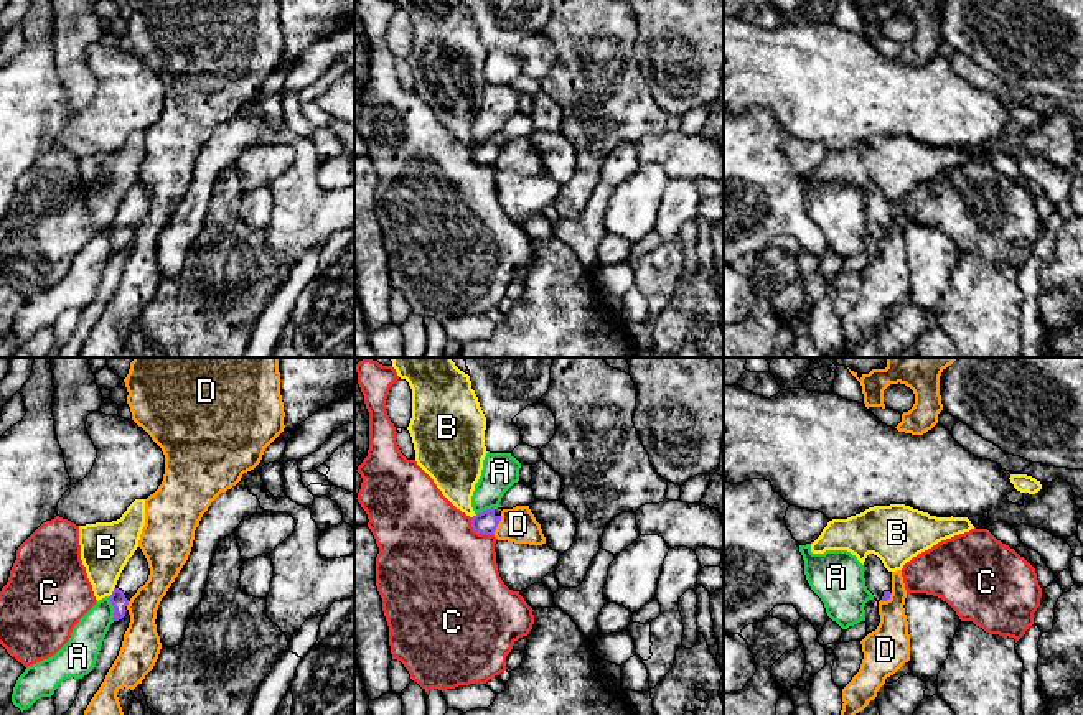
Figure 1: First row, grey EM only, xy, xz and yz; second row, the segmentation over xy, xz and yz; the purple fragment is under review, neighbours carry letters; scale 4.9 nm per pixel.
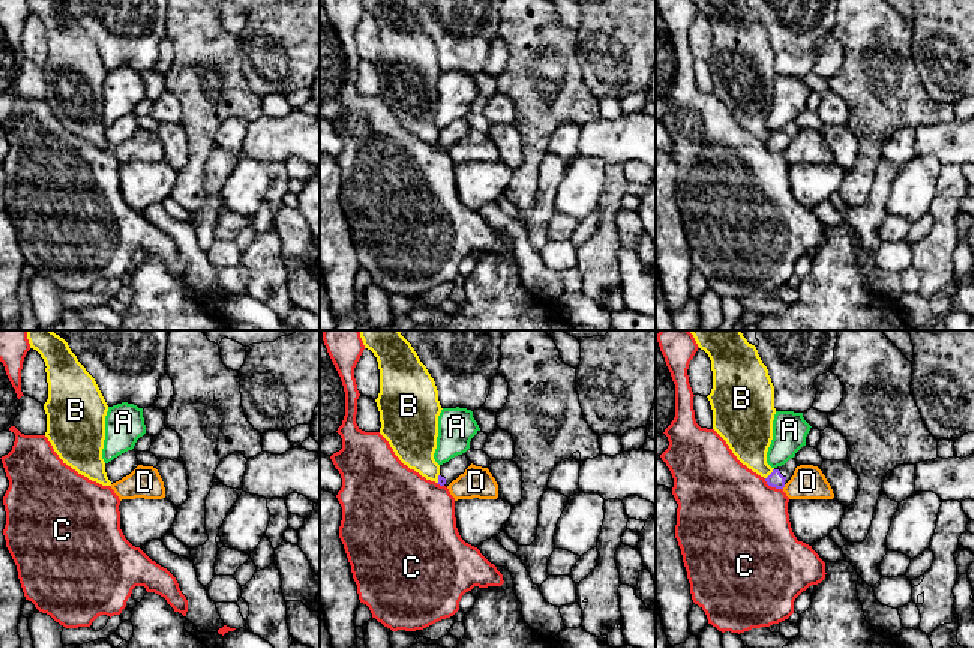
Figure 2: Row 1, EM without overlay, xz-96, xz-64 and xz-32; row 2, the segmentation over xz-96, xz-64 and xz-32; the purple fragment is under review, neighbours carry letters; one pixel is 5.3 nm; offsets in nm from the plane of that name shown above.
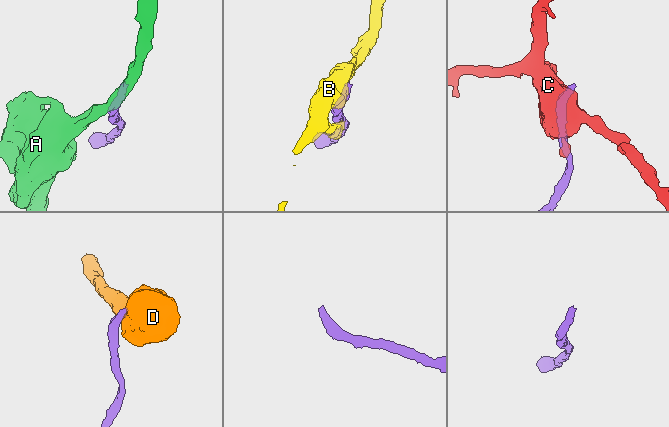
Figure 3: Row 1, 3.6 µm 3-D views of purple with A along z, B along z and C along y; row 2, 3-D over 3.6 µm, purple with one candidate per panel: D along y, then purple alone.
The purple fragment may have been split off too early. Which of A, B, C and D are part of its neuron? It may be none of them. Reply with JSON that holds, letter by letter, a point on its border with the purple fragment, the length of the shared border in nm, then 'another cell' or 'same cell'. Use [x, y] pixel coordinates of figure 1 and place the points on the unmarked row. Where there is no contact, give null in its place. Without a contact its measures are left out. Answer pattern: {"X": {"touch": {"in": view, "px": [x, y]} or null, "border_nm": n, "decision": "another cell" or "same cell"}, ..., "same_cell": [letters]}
{"A": {"touch": {"in": "xy", "px": [114, 239]}, "border_nm": 120, "decision": "another cell"}, "B": {"touch": {"in": "xy", "px": [112, 223]}, "border_nm": 50, "decision": "another cell"}, "C": {"touch": {"in": "xz", "px": [478, 163]}, "border_nm": 150, "decision": "another cell"}, "D": {"touch": {"in": "xz", "px": [496, 157]}, "border_nm": 100, "decision": "another cell"}, "same_cell": []}

